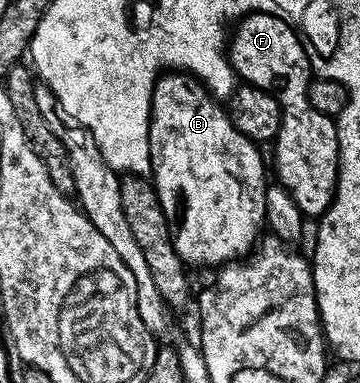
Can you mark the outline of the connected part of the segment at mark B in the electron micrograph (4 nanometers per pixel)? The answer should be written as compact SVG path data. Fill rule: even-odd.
M166 72L154 83L154 96L150 105L150 144L156 161L152 166L152 181L158 192L158 199L164 208L164 216L170 221L170 233L174 236L174 247L183 263L194 266L221 267L235 260L242 260L255 249L256 243L263 237L266 226L266 166L262 163L262 154L257 145L245 138L232 124L229 113L220 107L219 99L215 98L201 82L192 74L185 72Z

